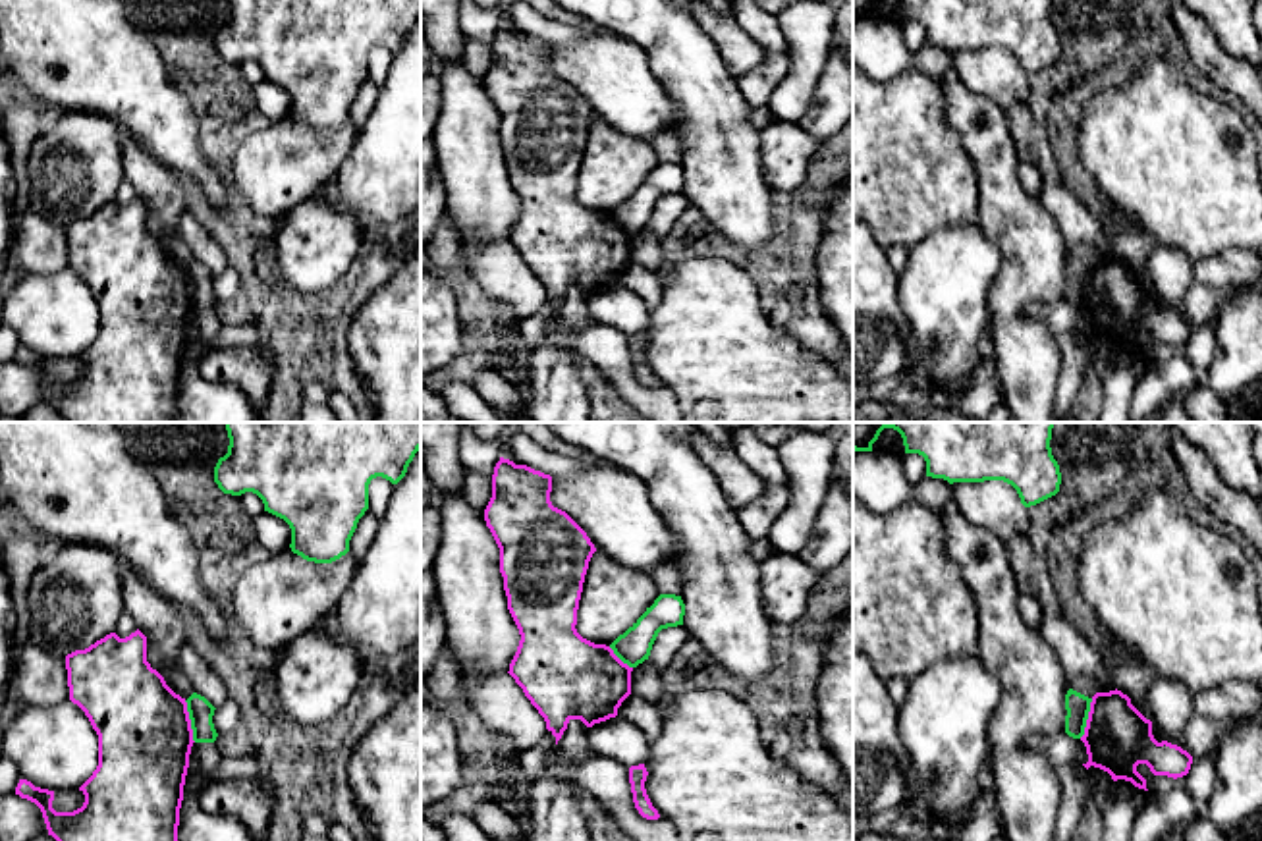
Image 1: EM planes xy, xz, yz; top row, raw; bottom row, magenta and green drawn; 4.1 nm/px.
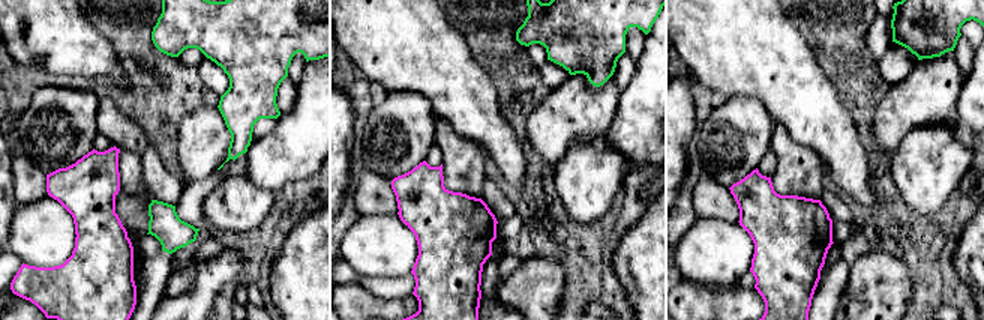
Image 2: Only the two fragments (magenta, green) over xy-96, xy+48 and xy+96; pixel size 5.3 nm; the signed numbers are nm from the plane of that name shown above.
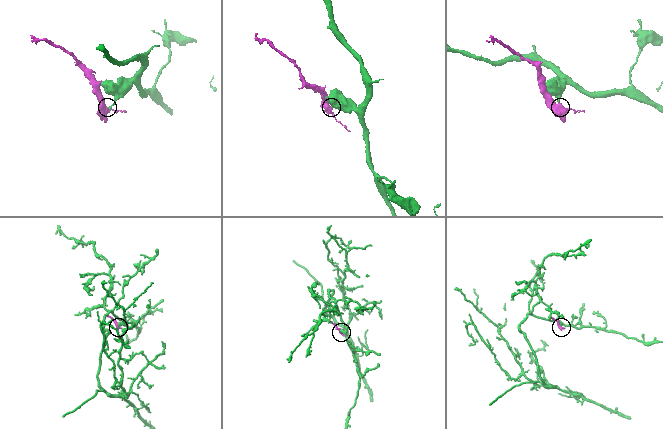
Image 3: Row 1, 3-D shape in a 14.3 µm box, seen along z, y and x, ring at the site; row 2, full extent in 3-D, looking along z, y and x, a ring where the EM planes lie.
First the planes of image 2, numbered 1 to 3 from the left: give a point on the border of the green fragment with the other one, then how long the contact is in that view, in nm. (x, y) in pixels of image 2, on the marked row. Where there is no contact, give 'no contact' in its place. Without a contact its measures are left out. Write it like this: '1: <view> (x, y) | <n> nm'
1: no contact
2: no contact
3: no contact

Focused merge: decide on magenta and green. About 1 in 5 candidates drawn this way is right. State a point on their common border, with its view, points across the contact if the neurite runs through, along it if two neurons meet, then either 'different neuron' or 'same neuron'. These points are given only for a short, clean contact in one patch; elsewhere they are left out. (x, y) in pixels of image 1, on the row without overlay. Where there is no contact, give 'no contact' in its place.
contact xy (190, 290); border xy (184, 269), (195, 309); different neuron

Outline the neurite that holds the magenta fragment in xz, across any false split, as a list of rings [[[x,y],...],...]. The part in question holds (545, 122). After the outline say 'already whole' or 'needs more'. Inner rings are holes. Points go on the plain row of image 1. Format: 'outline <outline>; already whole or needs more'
outline [[[500,25],[484,89],[500,116],[508,177],[521,203],[508,241],[558,312],[571,287],[592,295],[617,284],[631,262],[633,235],[575,197],[596,116],[552,73],[550,60],[550,42]]]; already whole

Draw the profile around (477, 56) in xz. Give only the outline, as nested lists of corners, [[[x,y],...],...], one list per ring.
[[[467,41],[463,62],[467,69],[484,83],[484,77],[492,66],[492,48],[475,41]]]

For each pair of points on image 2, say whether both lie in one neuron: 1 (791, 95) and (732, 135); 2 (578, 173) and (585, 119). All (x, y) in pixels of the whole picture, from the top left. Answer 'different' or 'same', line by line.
1: different
2: different

